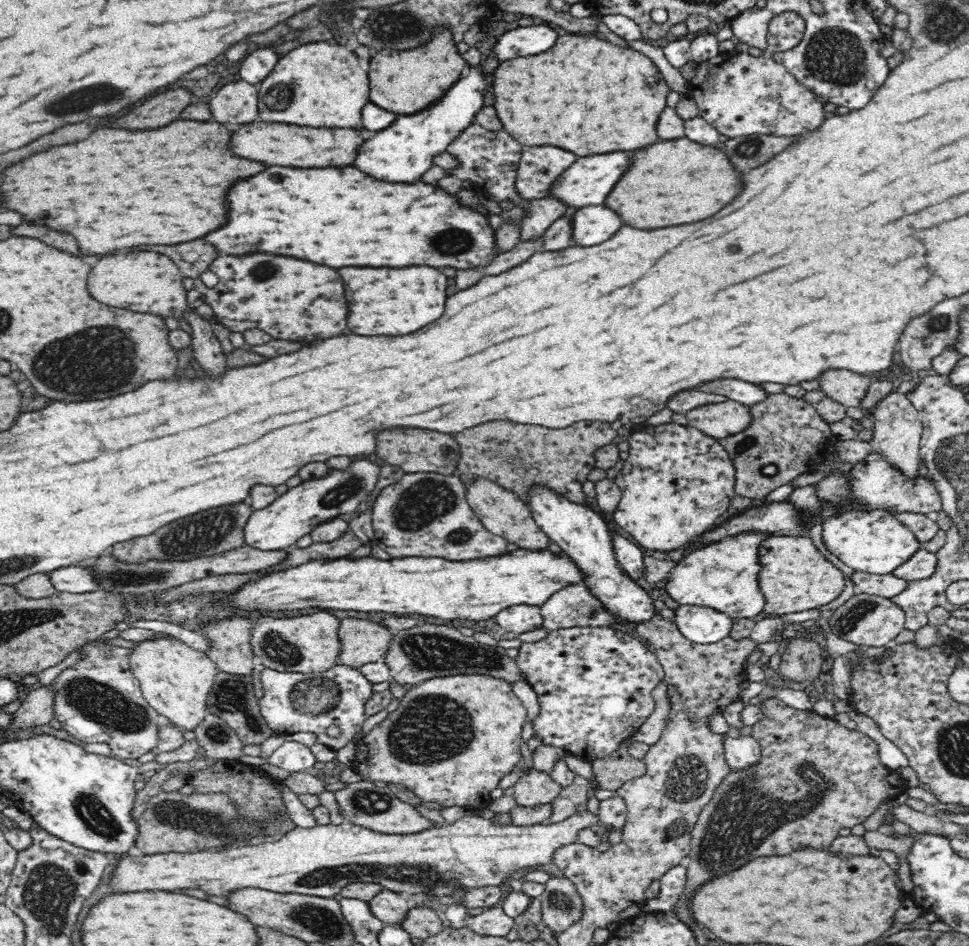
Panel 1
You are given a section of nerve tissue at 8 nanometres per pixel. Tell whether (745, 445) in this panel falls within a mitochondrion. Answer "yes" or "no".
yes

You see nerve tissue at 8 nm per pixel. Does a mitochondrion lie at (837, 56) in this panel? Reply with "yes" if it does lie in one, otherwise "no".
yes

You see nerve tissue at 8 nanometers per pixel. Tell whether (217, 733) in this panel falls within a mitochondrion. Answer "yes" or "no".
yes

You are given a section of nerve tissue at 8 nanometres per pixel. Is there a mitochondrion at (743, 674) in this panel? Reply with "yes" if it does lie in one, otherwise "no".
no

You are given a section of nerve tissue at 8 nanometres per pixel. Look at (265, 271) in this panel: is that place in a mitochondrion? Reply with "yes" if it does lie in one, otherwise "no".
yes

